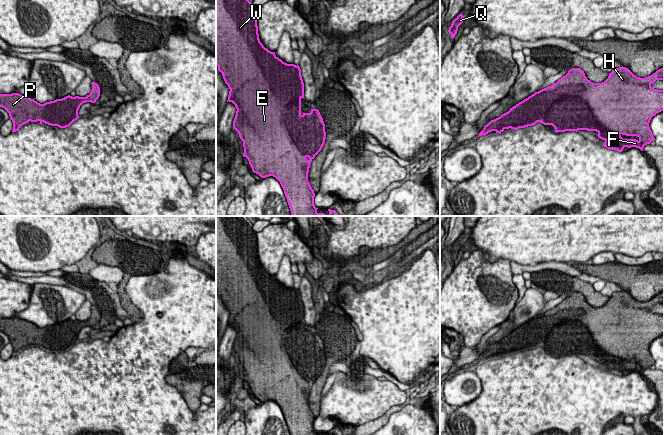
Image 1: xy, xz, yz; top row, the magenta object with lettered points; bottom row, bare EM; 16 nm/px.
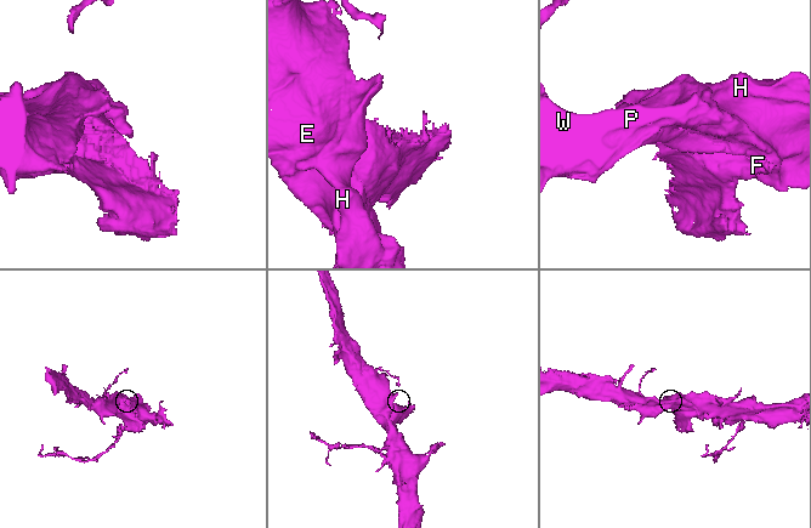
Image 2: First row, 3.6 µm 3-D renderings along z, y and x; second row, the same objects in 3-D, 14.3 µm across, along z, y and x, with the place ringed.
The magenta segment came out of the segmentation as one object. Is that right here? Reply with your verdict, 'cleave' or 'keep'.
cleave

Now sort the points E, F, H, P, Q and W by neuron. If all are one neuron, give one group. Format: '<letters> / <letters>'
E H P Q W / F

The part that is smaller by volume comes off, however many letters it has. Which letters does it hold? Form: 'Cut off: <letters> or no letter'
Cut off: F

